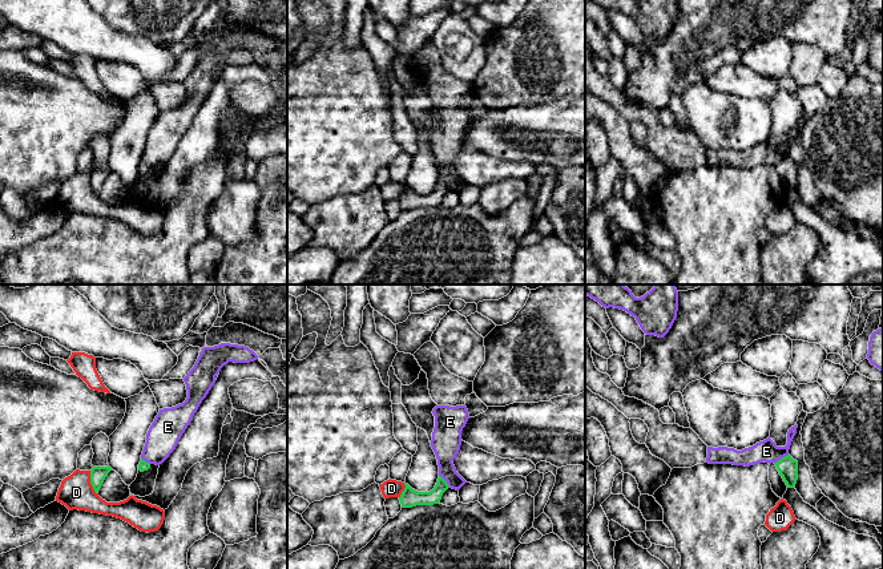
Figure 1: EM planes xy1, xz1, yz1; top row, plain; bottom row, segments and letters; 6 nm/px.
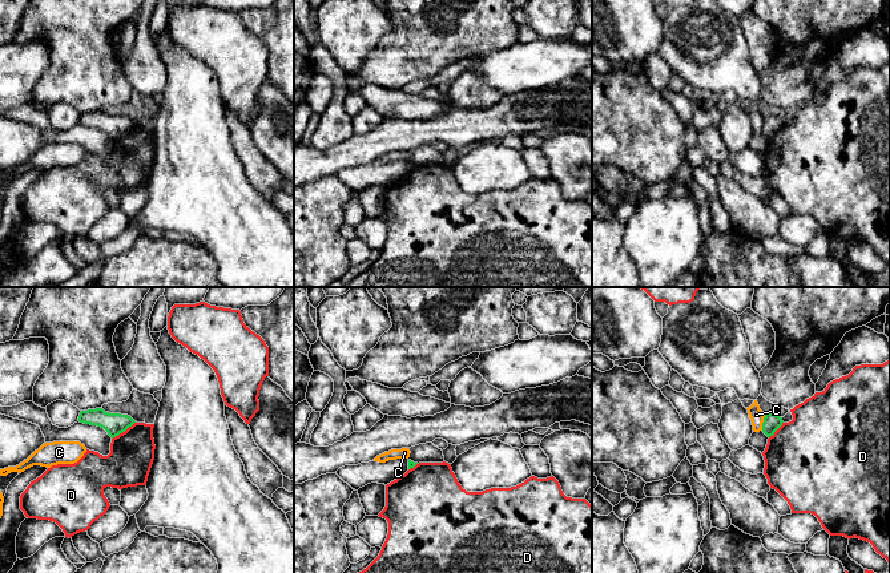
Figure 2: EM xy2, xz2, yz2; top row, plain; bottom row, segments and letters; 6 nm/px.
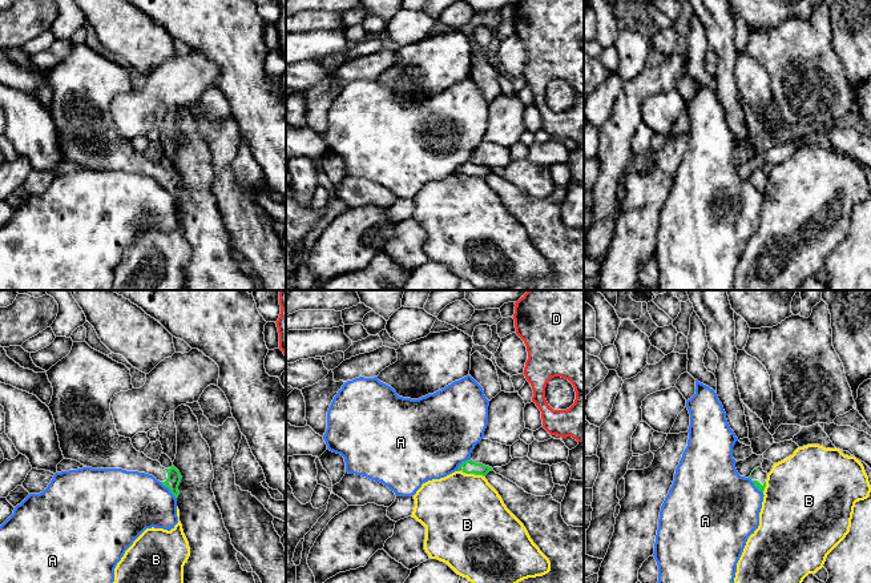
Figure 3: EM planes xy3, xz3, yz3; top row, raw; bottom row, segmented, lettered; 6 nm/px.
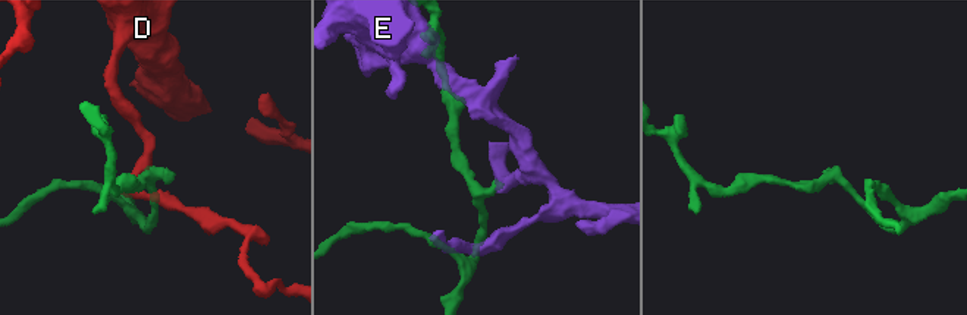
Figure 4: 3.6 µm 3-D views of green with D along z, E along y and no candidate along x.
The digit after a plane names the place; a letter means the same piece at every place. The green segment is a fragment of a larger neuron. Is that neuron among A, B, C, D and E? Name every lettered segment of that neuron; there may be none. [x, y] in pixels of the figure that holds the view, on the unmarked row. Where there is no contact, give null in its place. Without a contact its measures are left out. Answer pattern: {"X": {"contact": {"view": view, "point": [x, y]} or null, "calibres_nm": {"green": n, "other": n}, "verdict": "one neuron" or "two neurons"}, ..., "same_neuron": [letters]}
{"A": {"contact": {"view": "xy3", "point": [169, 191]}, "calibres_nm": {"green": 80, "other": 380}, "verdict": "two neurons"}, "B": {"contact": {"view": "xz3", "point": [474, 175]}, "calibres_nm": {"green": 80, "other": 480}, "verdict": "two neurons"}, "C": {"contact": {"view": "yz2", "point": [764, 124]}, "calibres_nm": {"green": 100, "other": 90}, "verdict": "two neurons"}, "D": {"contact": {"view": "xy2", "point": [123, 133]}, "calibres_nm": {"green": 130, "other": 280}, "verdict": "two neurons"}, "E": {"contact": {"view": "yz1", "point": [782, 160]}, "calibres_nm": {"green": 120, "other": 130}, "verdict": "two neurons"}, "same_neuron": []}

